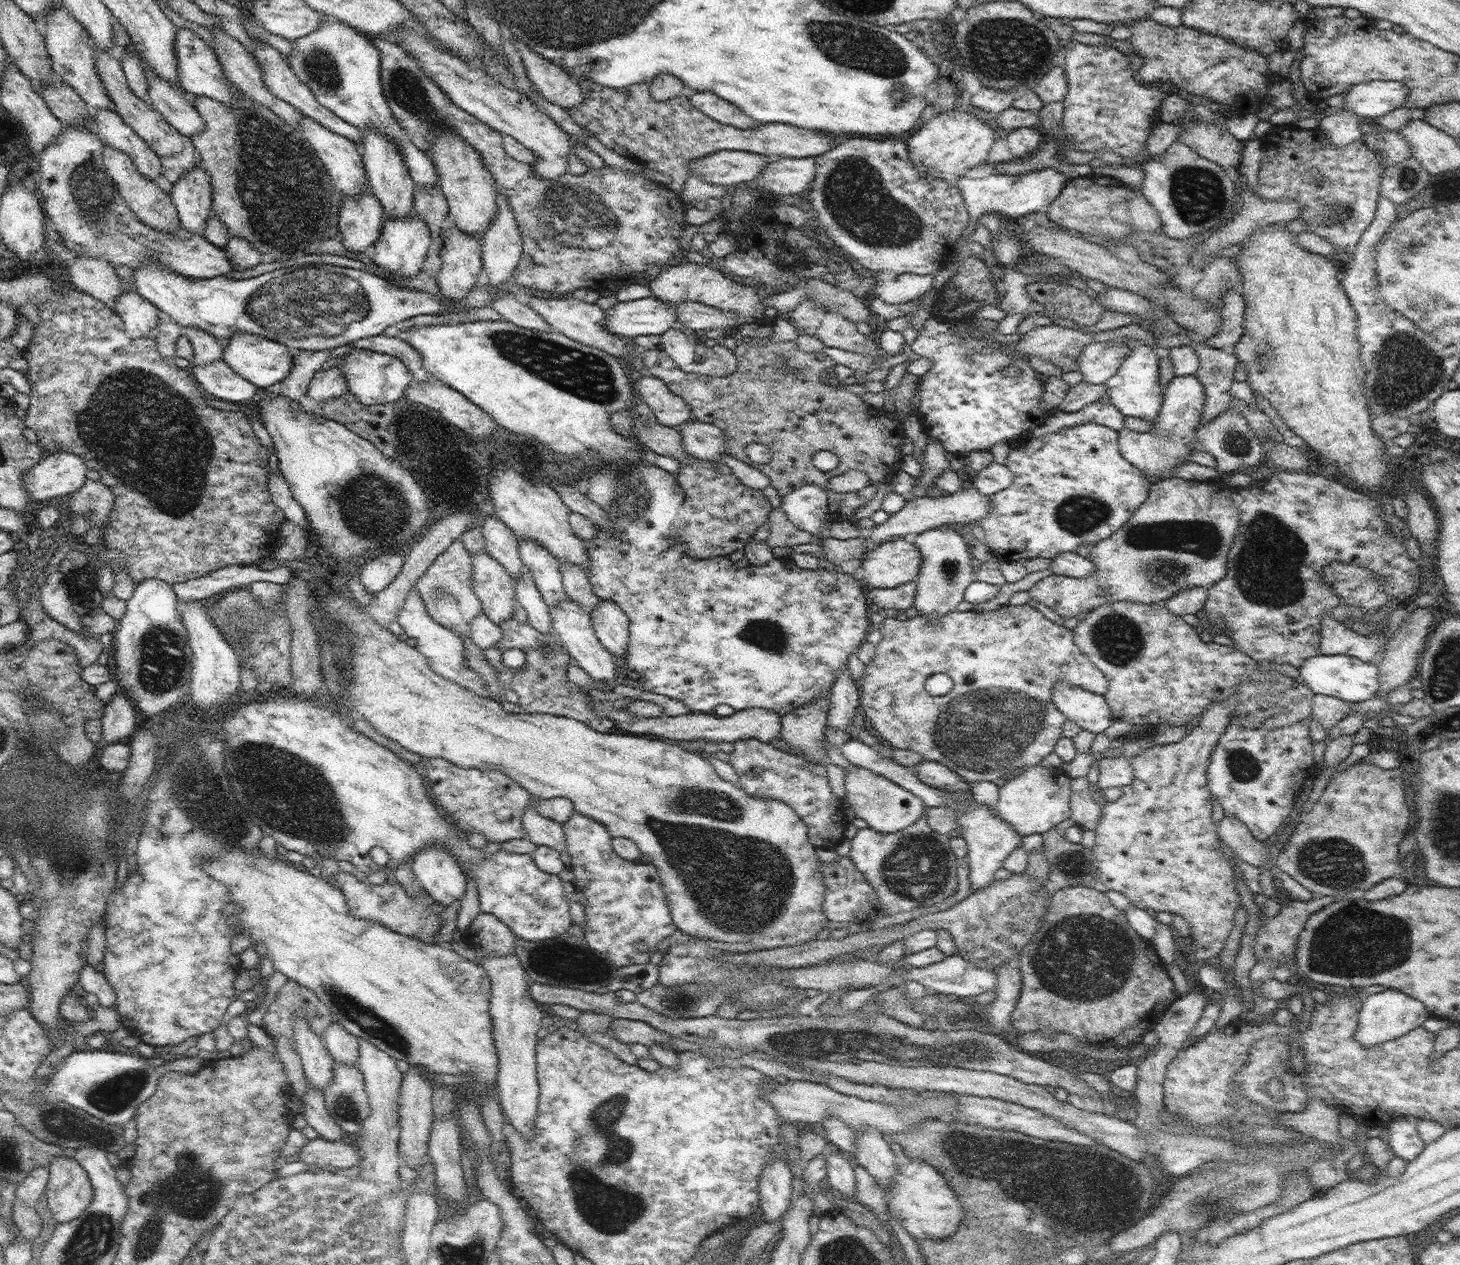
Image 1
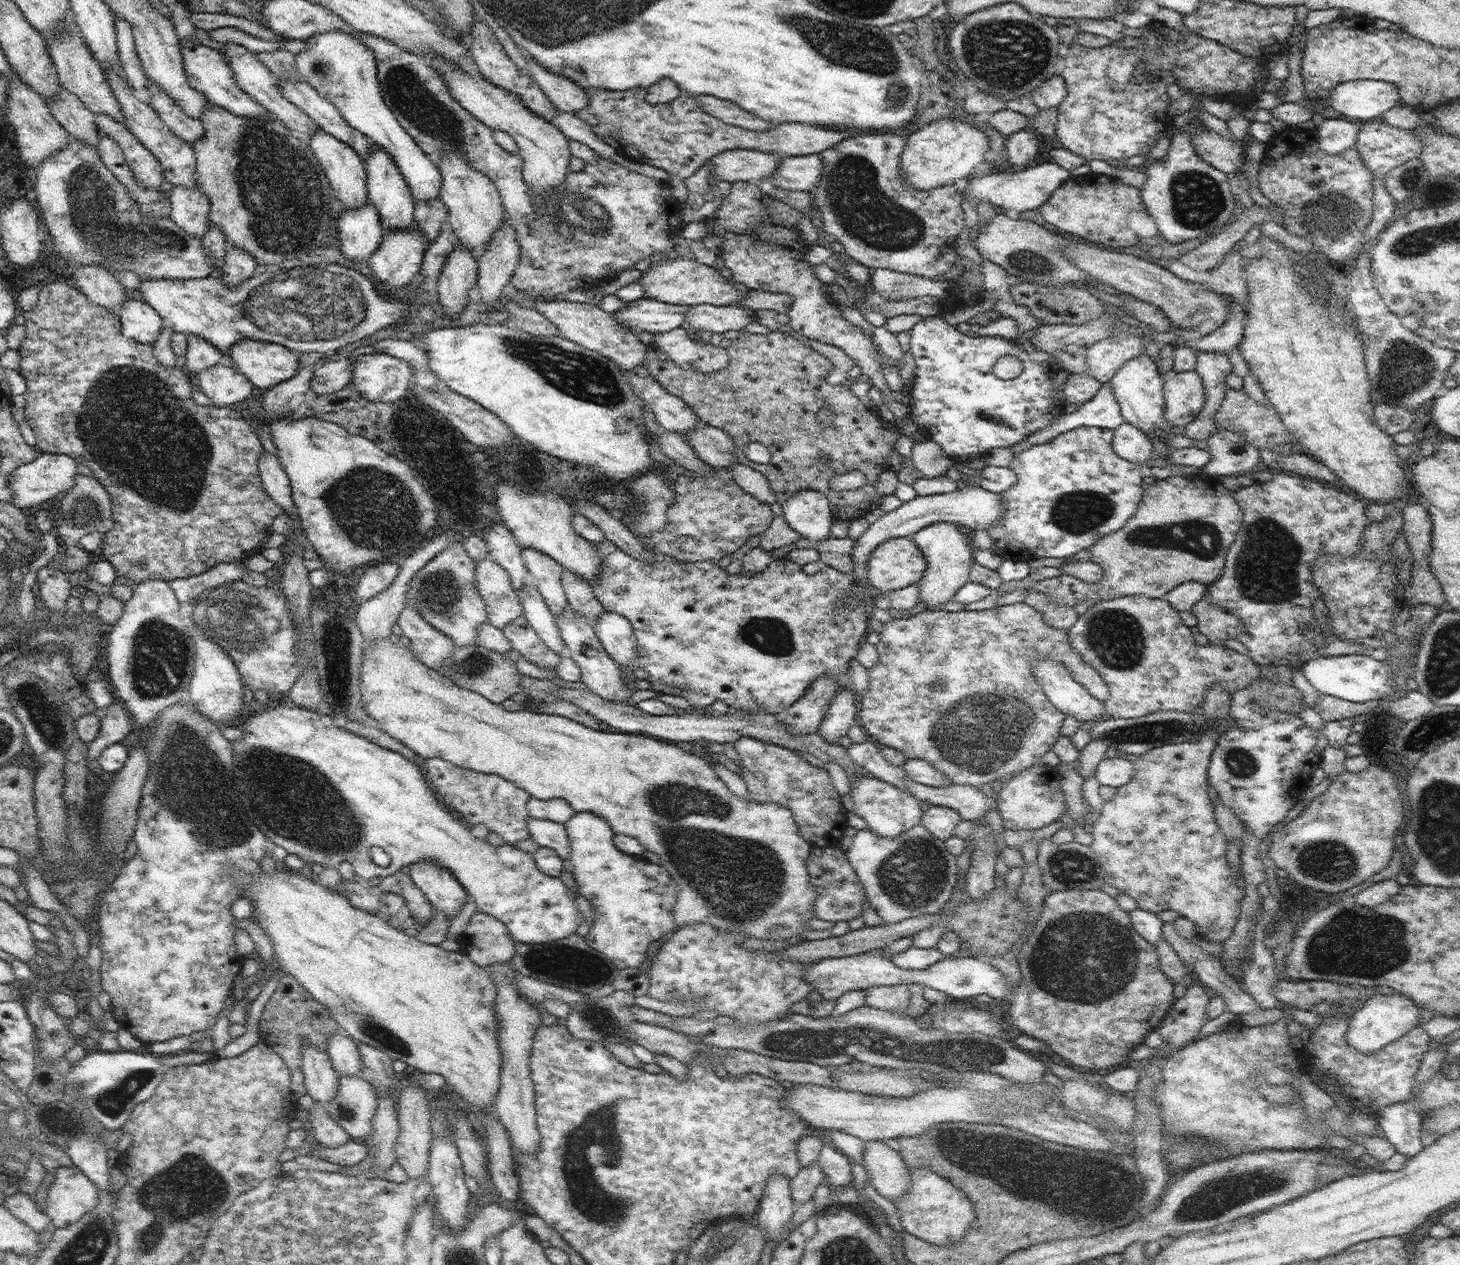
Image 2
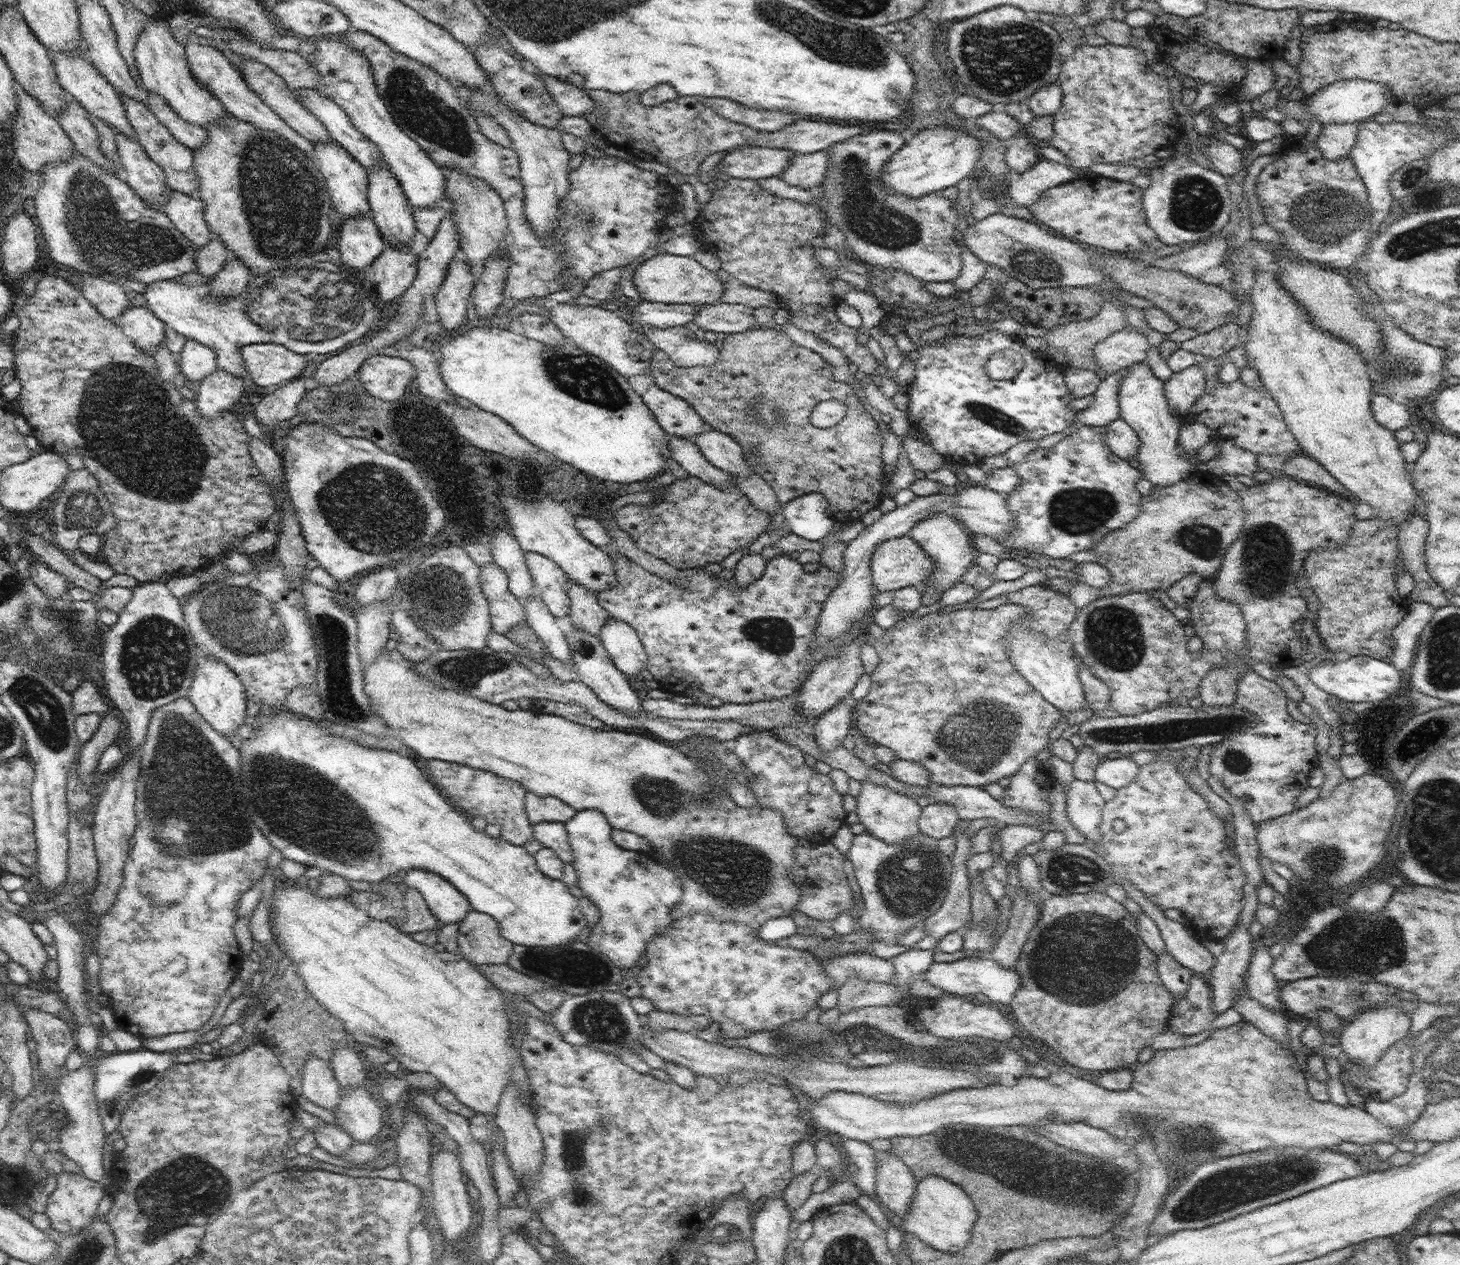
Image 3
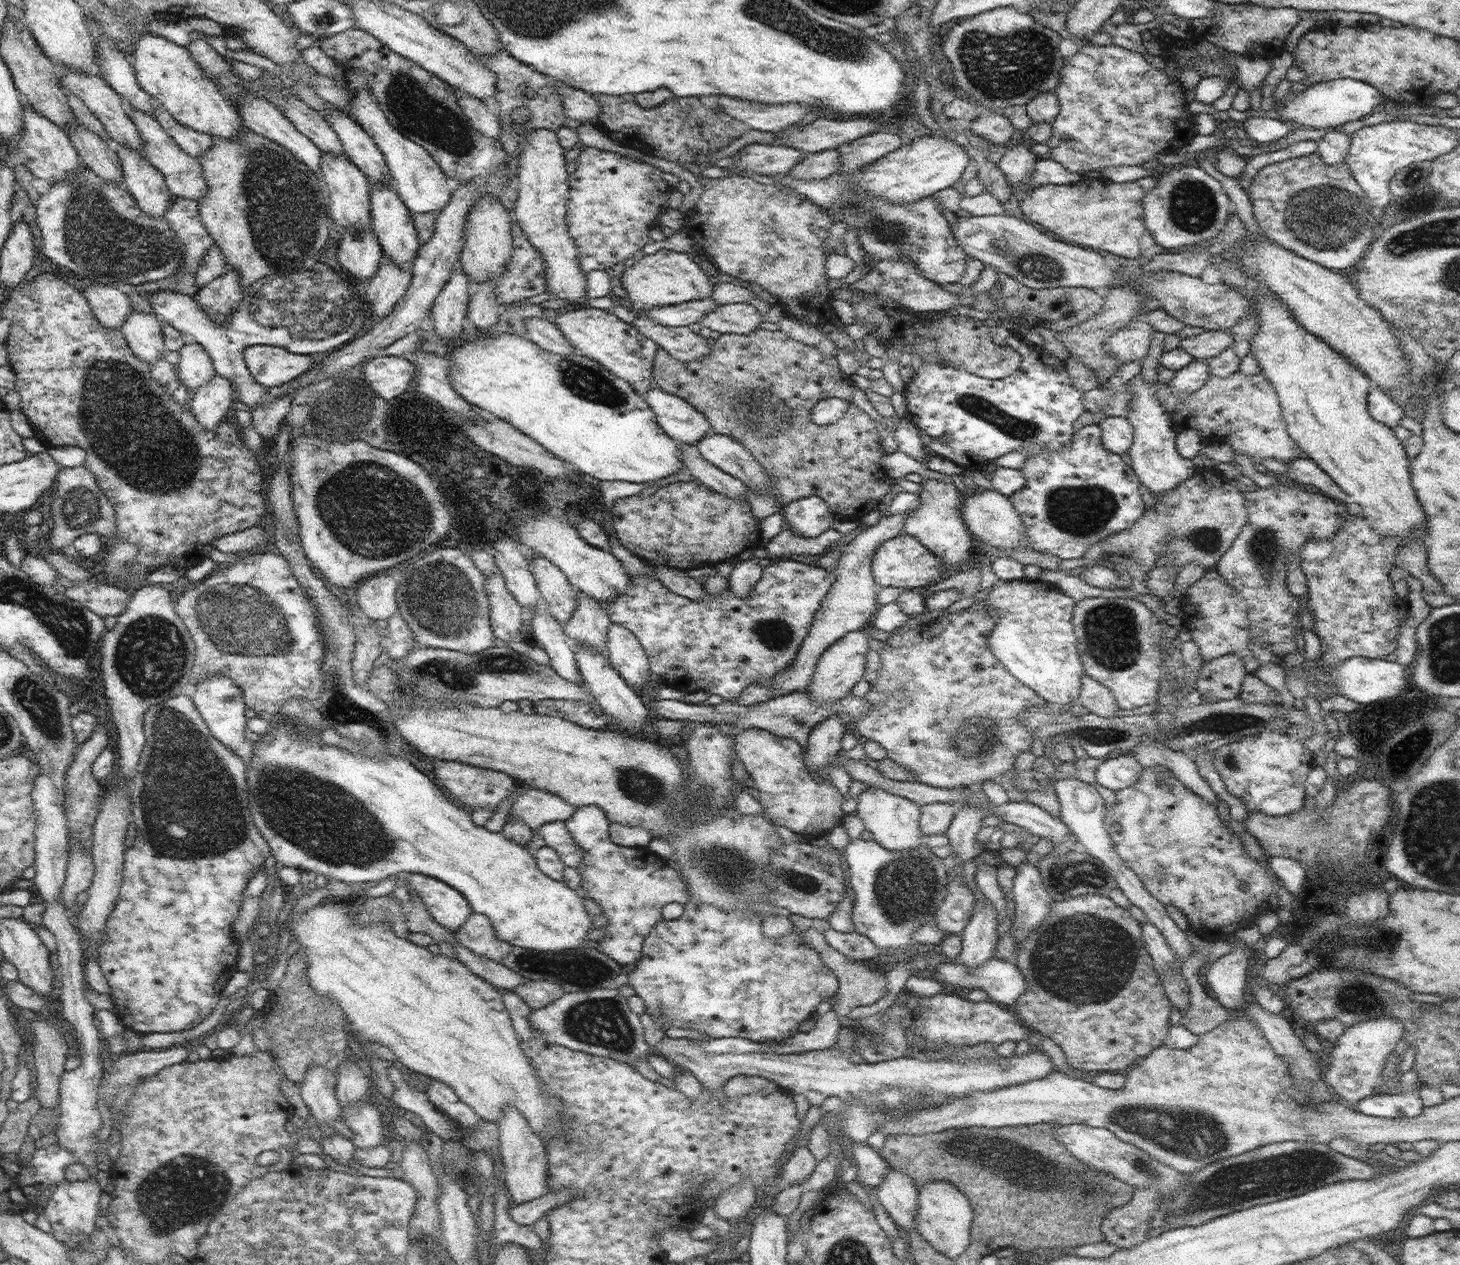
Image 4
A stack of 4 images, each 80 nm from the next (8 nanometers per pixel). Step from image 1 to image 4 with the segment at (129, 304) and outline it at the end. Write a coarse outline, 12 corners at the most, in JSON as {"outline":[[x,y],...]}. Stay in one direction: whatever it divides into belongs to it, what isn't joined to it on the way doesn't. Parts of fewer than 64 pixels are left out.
{"outline":[[133,311],[120,329],[151,368],[167,352],[155,313]]}

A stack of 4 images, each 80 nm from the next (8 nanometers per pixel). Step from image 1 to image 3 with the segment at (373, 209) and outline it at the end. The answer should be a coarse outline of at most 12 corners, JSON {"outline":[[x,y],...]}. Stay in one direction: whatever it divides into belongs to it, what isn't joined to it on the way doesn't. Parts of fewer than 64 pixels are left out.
{"outline":[[370,213],[343,222],[338,249],[361,272],[385,238]]}

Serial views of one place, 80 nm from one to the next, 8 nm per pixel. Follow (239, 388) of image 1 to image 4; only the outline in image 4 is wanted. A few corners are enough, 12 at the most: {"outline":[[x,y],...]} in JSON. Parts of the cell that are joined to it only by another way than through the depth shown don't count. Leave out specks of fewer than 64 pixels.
{"outline":[[214,373],[191,394],[196,422],[212,430],[226,418],[236,392]]}

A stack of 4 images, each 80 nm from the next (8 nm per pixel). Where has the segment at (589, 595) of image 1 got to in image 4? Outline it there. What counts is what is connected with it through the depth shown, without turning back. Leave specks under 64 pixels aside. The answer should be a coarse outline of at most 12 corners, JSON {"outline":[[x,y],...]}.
{"outline":[[577,591],[572,618],[563,628],[607,655],[613,624],[592,595]]}

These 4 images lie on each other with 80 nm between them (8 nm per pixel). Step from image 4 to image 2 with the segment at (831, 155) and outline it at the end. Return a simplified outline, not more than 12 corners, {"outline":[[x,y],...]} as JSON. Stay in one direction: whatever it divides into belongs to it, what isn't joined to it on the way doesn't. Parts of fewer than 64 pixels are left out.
{"outline":[[820,154],[783,156],[772,183],[788,191],[814,191]]}

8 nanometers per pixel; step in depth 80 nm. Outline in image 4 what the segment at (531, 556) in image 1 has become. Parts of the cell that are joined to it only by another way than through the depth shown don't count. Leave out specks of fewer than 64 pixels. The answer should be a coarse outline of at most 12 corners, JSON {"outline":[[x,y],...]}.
{"outline":[[540,554],[530,569],[542,603],[558,623],[574,614],[577,591]]}

